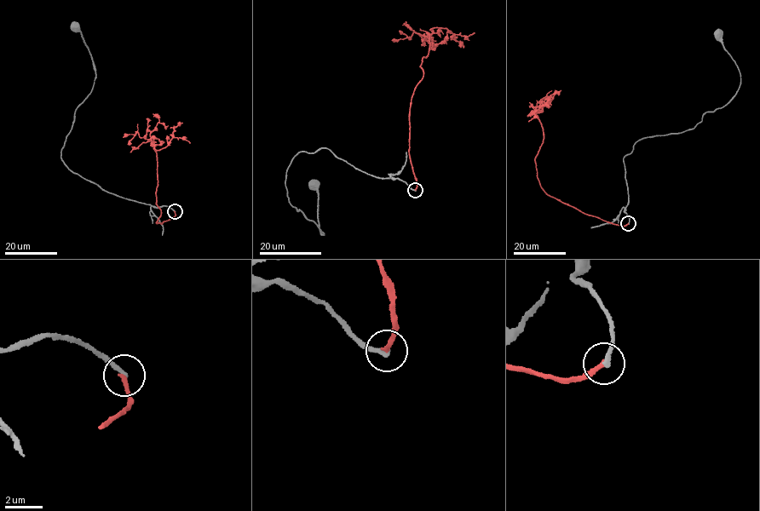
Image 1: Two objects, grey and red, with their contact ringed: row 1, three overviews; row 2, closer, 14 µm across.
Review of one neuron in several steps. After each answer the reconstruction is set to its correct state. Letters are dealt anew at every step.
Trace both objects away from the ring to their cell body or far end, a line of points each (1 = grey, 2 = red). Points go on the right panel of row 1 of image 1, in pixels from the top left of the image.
1: (628, 224), (625, 155), (644, 138), (689, 129), (705, 113), (722, 107), (739, 88), (735, 61), (717, 34)
2: (628, 224), (618, 226), (588, 215), (541, 186), (535, 157), (544, 131), (537, 113), (527, 116), (549, 106)

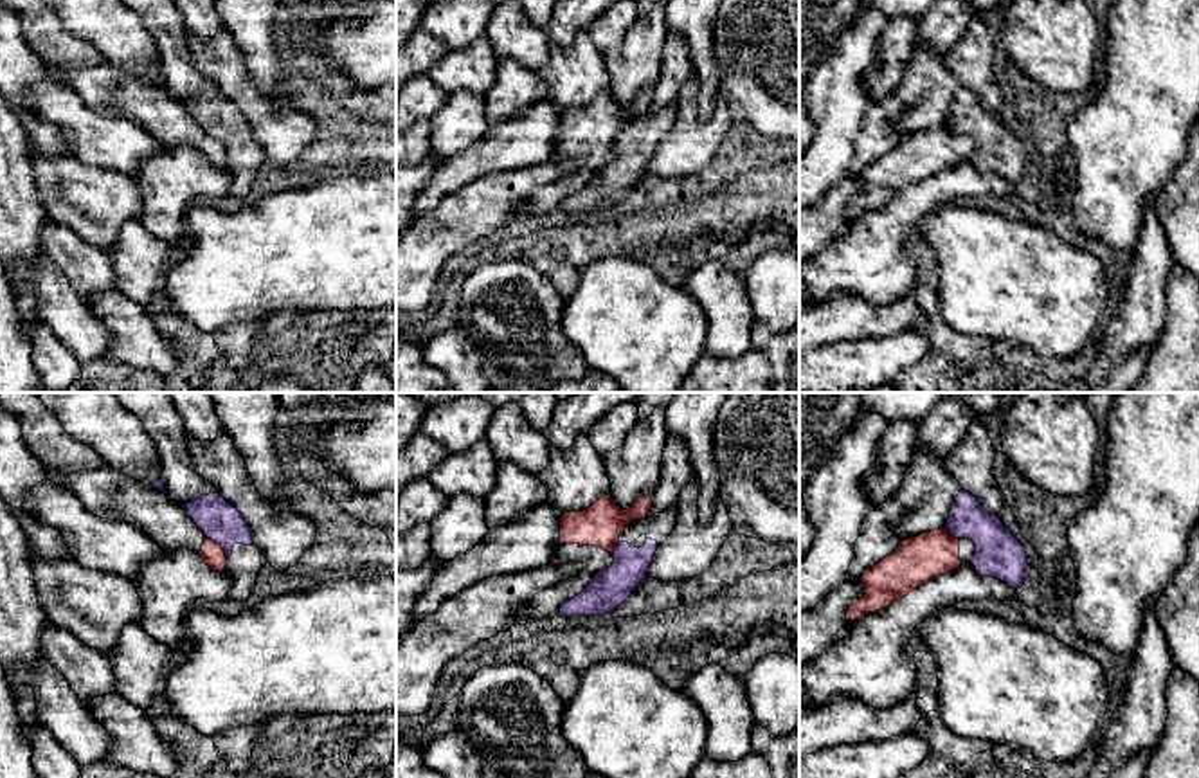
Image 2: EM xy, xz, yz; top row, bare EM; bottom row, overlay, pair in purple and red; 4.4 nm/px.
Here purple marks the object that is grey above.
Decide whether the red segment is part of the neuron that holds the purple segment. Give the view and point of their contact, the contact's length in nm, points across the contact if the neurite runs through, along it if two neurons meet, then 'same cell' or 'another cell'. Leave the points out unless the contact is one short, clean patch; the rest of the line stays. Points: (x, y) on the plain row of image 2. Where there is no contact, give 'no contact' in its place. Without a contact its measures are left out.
contact xy (220, 141); length 130 nm; border xy (207, 134), (227, 153); another cell

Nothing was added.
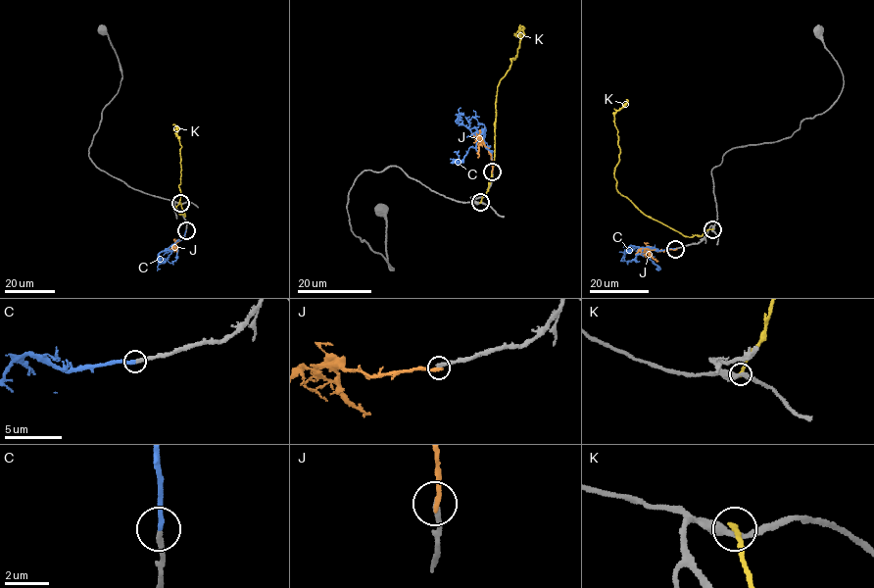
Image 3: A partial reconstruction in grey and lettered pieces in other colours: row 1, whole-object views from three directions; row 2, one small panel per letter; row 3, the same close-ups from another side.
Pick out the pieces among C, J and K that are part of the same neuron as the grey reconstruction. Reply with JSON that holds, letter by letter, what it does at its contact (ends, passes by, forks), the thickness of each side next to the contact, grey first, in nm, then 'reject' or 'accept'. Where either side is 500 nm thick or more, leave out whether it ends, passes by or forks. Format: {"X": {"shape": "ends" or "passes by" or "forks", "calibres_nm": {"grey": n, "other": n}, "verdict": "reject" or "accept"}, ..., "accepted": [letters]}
{"C": {"shape": "ends", "calibres_nm": {"grey": 240, "other": 240}, "verdict": "accept"}, "J": {"shape": "ends", "calibres_nm": {"grey": 240, "other": 220}, "verdict": "reject"}, "K": {"shape": "ends", "calibres_nm": {"grey": 320, "other": 240}, "verdict": "reject"}, "accepted": ["C"]}

